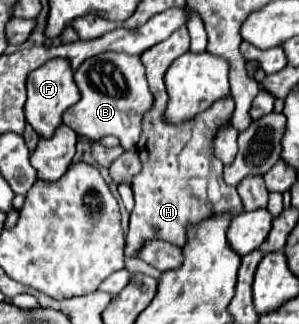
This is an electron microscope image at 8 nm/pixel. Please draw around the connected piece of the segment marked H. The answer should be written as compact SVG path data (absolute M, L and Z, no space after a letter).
M185 27L177 29L169 39L157 43L141 55L141 63L147 69L147 81L151 93L155 95L155 107L143 117L143 133L137 143L137 153L143 163L141 173L135 175L133 193L135 207L131 211L125 257L137 257L137 251L153 239L169 241L177 247L187 243L187 227L197 225L213 215L229 213L231 217L243 211L241 197L237 189L225 185L223 181L223 163L215 159L211 151L211 139L215 131L227 121L227 115L233 113L233 99L217 101L209 107L209 117L193 117L179 125L171 125L163 119L167 107L167 89L165 89L165 71L169 65L190 48L190 37Z

